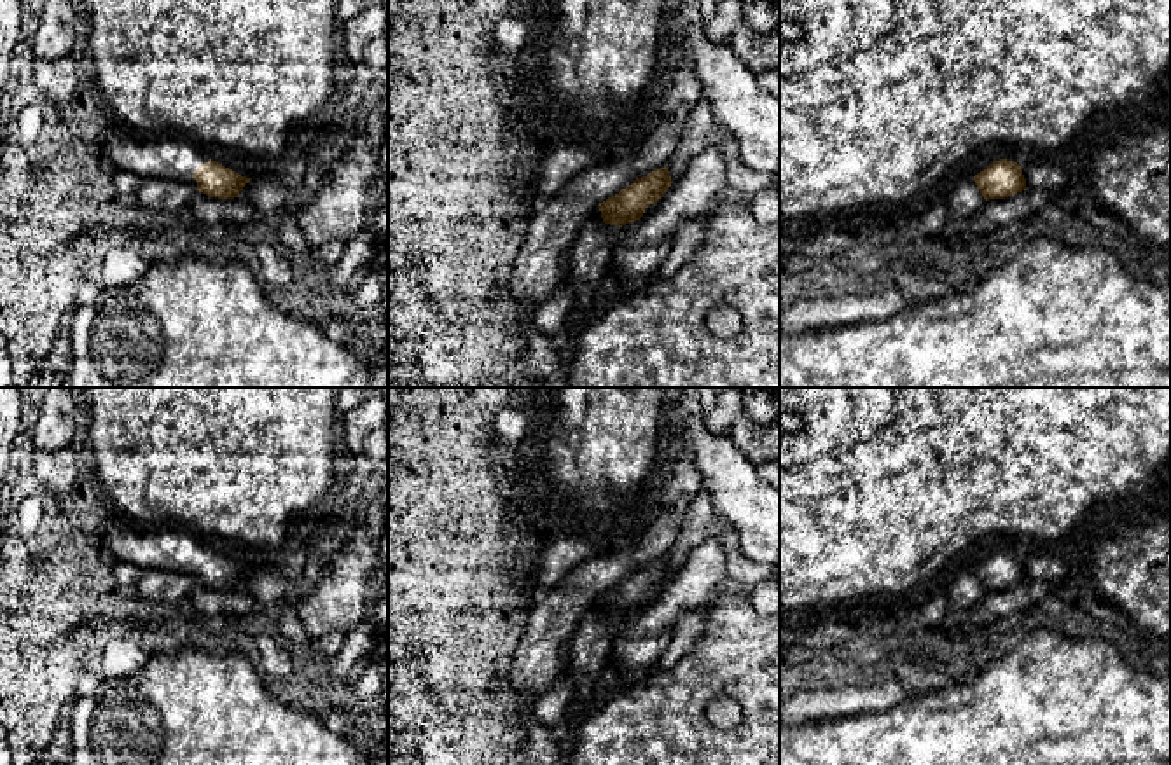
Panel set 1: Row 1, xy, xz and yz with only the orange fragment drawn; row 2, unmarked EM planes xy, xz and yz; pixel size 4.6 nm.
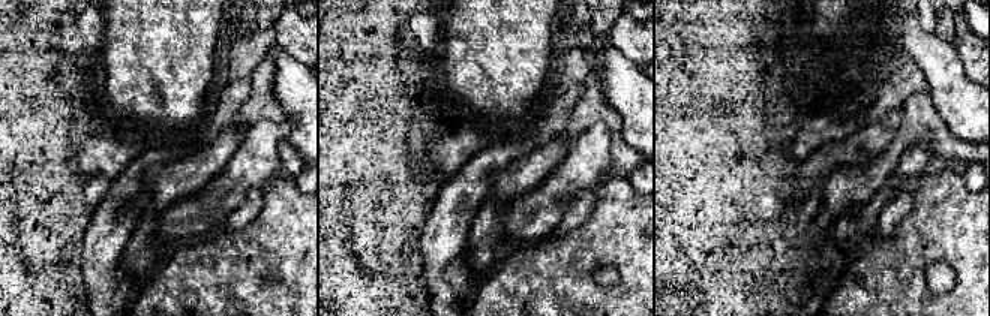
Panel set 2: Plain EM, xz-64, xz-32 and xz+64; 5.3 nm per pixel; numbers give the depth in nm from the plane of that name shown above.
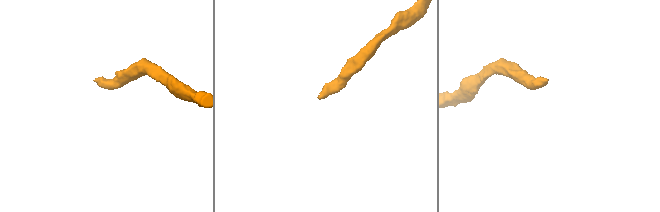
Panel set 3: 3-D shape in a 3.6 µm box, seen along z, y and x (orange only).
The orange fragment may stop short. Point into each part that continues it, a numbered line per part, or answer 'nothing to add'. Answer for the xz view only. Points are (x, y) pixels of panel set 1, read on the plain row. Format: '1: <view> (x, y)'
nothing to add

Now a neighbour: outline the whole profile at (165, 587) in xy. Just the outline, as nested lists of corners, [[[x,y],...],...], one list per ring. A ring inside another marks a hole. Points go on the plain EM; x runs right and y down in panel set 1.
[[[143,571],[135,590],[149,601],[177,604],[189,597],[196,583],[197,580],[182,573]]]

